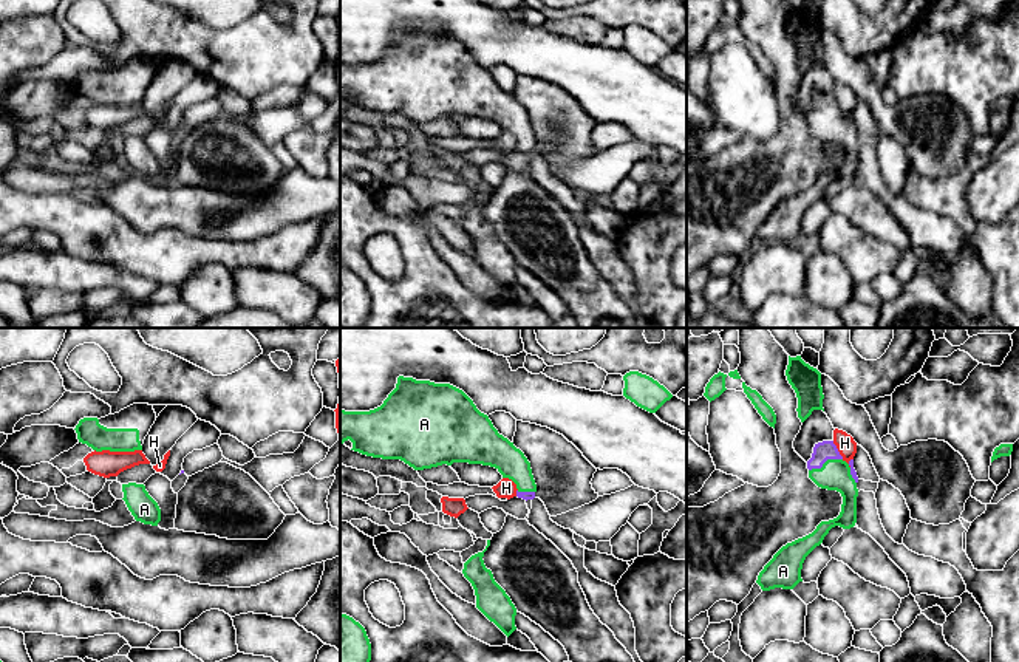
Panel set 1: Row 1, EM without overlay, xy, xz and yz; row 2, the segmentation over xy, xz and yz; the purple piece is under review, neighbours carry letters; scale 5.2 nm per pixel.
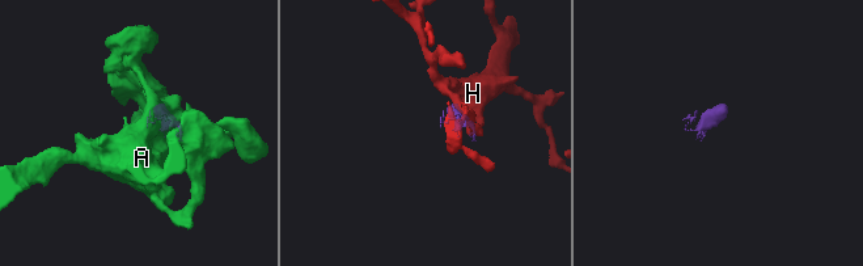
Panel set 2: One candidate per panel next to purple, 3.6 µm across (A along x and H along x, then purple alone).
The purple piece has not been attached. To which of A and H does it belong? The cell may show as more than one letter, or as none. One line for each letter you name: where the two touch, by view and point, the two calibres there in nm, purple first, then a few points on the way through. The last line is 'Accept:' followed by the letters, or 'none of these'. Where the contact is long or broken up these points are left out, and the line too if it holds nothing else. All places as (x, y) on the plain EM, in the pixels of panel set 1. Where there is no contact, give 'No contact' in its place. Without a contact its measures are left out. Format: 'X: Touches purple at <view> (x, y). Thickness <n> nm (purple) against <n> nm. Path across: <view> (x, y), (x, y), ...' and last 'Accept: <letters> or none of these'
A: Touches purple at yz (824, 115). Thickness 100 nm (purple) against 160 nm
Accept: A

